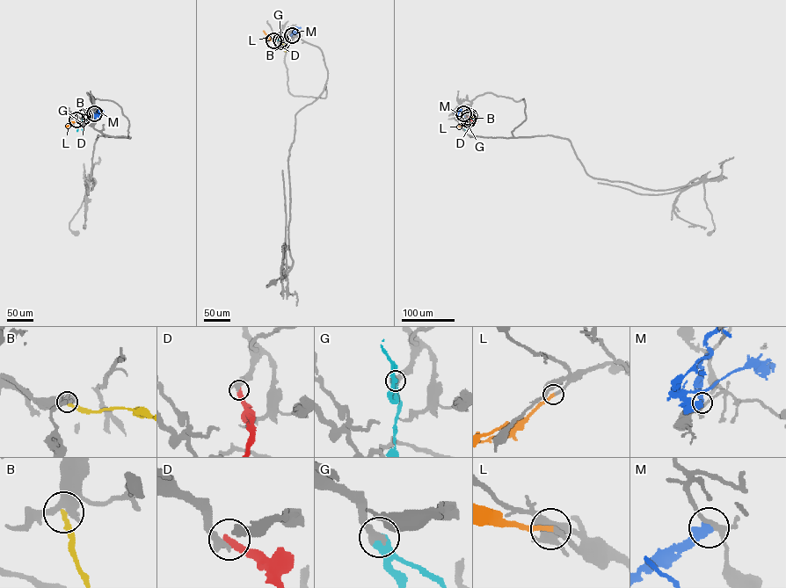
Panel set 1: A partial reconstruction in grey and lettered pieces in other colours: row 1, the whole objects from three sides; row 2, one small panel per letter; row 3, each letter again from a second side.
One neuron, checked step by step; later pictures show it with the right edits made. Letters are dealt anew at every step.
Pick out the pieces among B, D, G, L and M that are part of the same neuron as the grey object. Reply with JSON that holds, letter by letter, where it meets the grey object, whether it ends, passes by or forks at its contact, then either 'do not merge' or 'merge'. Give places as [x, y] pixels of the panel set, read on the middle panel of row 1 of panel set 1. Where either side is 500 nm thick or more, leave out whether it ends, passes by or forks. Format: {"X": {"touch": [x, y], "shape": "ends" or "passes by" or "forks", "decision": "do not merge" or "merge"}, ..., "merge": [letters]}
{"B": {"touch": [282, 41], "shape": "ends", "decision": "do not merge"}, "D": {"touch": [280, 40], "shape": "ends", "decision": "do not merge"}, "G": {"touch": [280, 39], "decision": "merge"}, "L": {"touch": [273, 40], "shape": "ends", "decision": "merge"}, "M": {"touch": [292, 35], "shape": "ends", "decision": "do not merge"}, "merge": ["G", "L"]}

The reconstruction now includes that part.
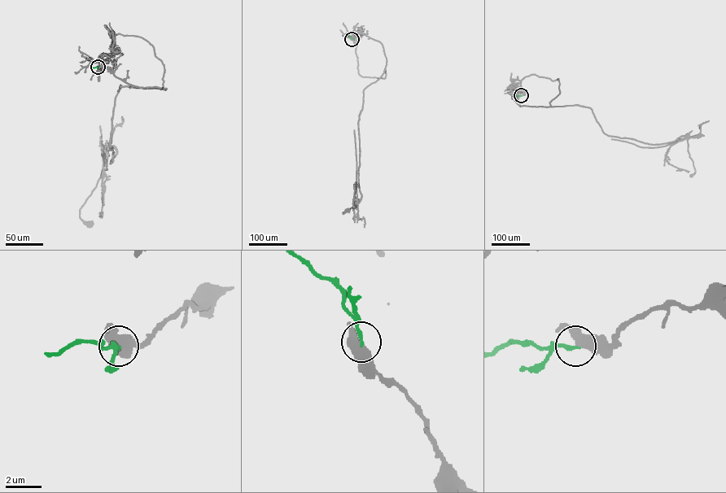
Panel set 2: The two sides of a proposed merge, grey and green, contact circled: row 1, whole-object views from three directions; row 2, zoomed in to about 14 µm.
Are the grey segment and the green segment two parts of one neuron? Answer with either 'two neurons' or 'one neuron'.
one neuron

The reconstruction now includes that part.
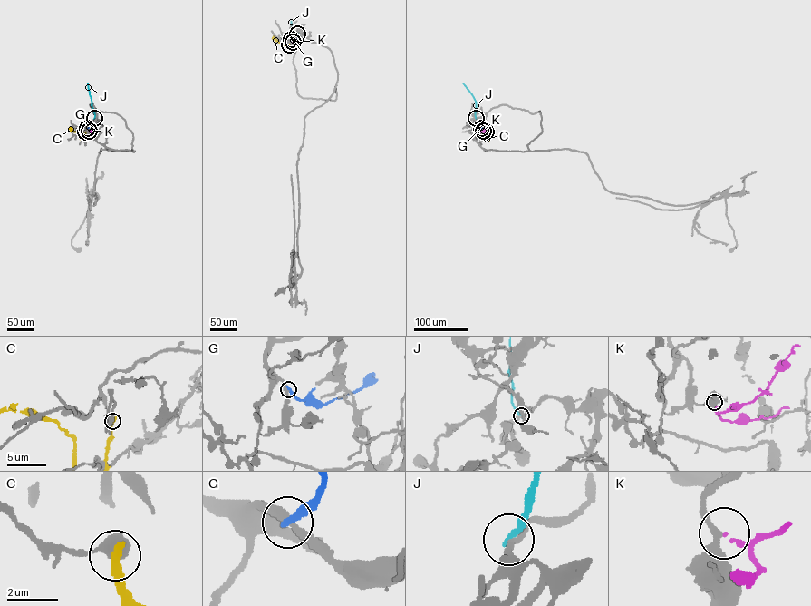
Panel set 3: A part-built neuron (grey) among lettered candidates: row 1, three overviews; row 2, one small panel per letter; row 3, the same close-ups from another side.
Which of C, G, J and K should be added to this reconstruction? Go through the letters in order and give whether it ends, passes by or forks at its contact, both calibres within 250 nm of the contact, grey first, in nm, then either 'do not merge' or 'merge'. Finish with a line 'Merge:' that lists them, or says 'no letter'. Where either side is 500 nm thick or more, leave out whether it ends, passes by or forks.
C: it ends | 440/320 nm | do not merge
G: it ends | 340/280 nm | do not merge
J: it ends | 240/240 nm | do not merge
K: it ends | 300/140 nm | merge
Merge: K

